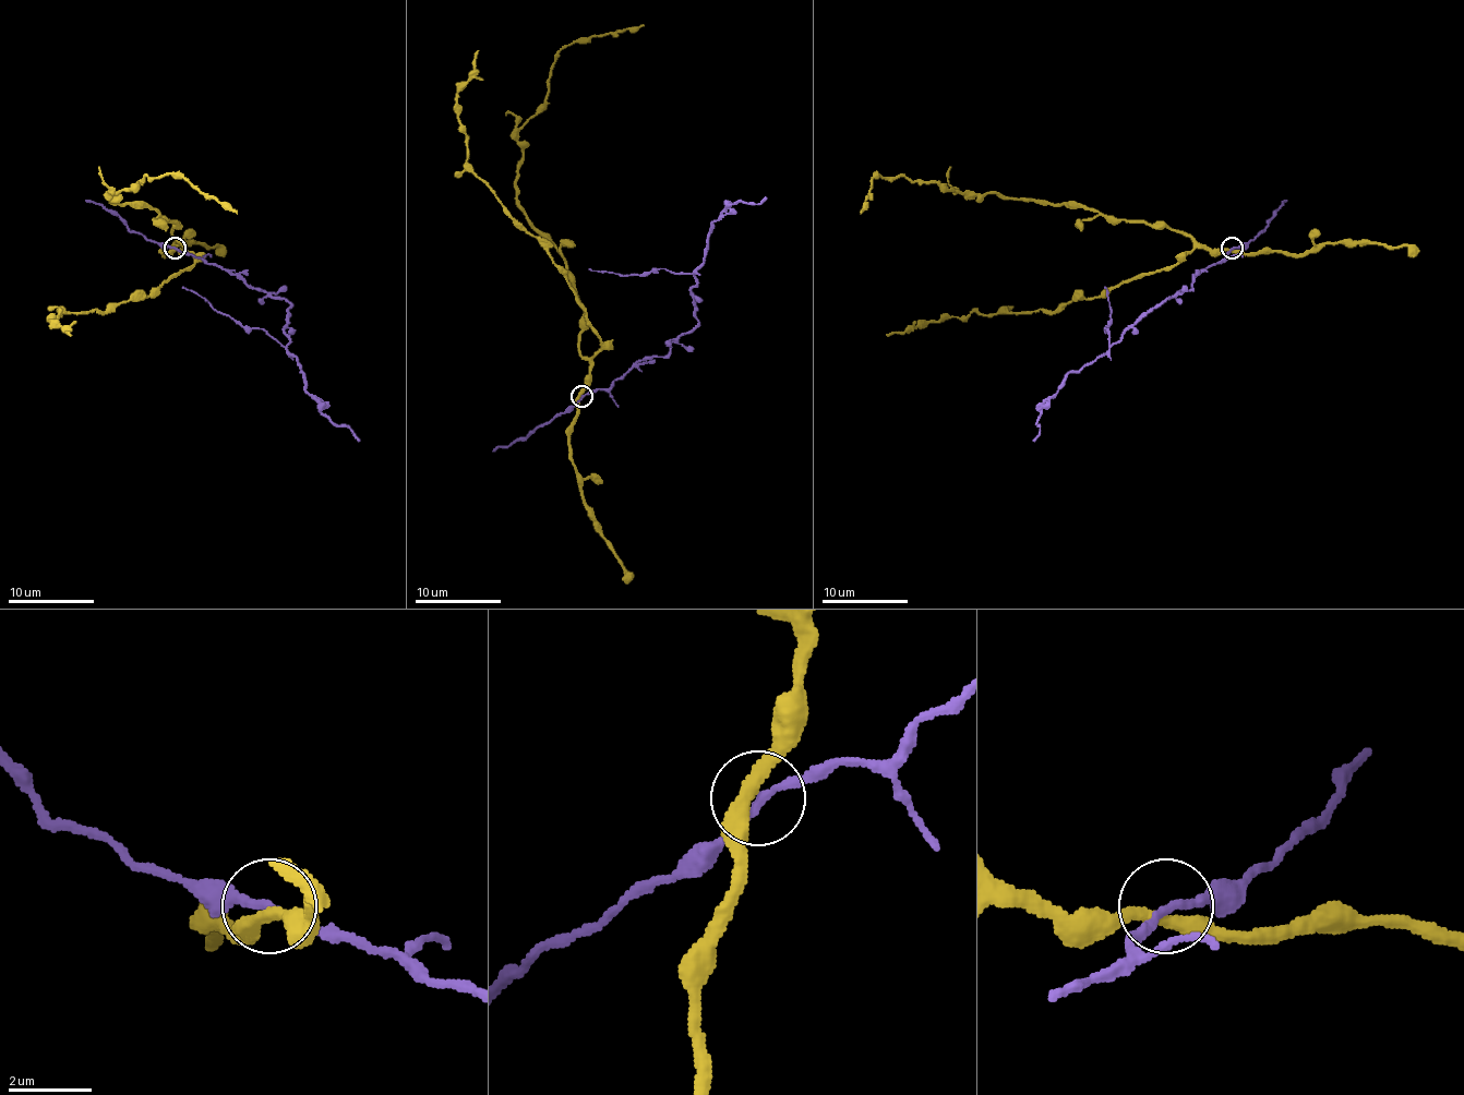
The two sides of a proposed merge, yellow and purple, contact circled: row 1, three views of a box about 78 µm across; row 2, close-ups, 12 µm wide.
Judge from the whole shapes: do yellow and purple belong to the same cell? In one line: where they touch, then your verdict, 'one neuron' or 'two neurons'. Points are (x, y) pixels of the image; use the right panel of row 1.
at (1232, 248); two neurons

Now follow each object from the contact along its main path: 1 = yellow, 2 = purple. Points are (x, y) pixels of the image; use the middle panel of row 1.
1: (580, 396), (583, 303), (516, 199), (518, 130), (544, 101), (555, 57), (644, 24)
2: (580, 396), (607, 389), (647, 359), (664, 357), (697, 323), (691, 290), (708, 232), (727, 206), (766, 199)

